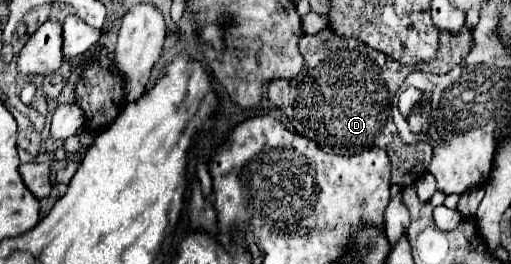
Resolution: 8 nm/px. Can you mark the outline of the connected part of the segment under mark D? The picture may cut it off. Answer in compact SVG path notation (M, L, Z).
M323 29L317 35L303 35L299 49L305 59L301 73L291 81L271 81L269 101L289 117L299 135L309 137L323 151L351 155L365 147L383 147L393 163L391 181L397 185L403 183L403 187L413 185L427 171L431 145L427 141L405 145L391 121L391 101L409 75L407 65L399 65L391 57L363 47L359 39L337 37L331 29Z

